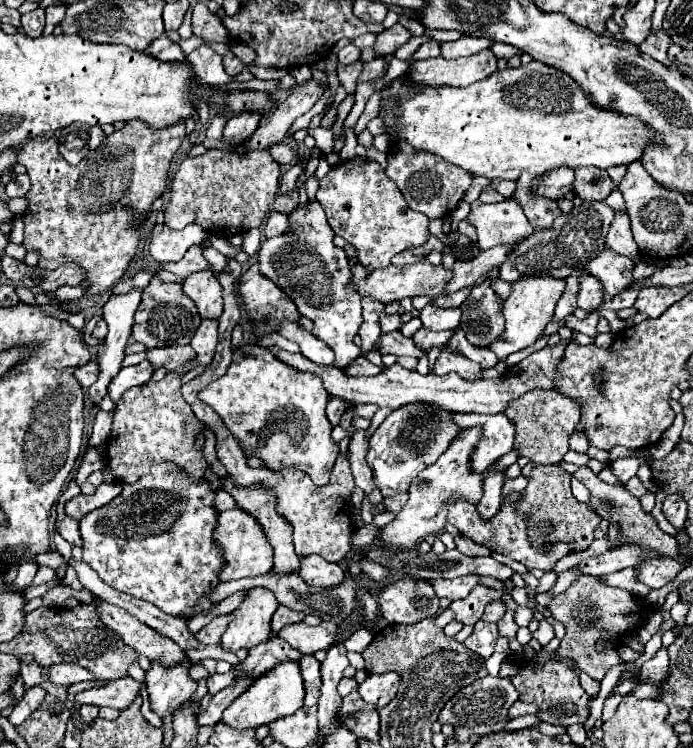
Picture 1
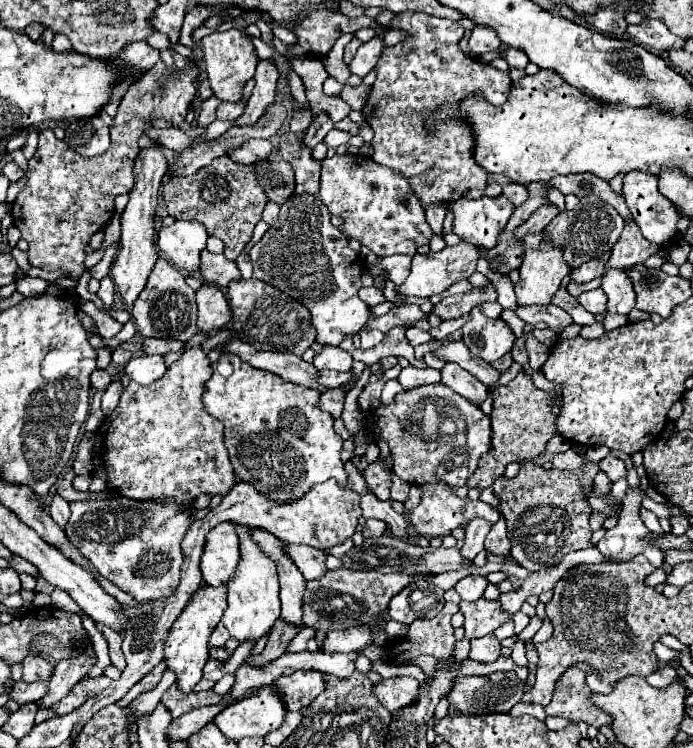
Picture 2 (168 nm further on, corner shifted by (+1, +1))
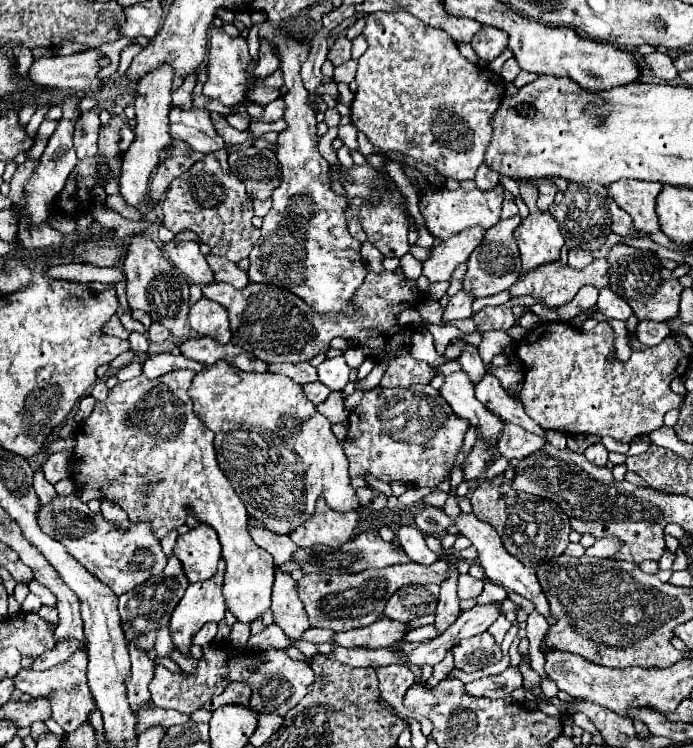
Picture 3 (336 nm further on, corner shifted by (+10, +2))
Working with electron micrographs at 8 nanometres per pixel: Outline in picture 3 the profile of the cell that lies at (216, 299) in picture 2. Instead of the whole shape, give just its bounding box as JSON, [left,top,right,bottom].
[189,297,231,343]

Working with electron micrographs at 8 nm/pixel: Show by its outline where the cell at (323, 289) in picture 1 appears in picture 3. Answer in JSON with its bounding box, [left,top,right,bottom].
[247,33,367,315]

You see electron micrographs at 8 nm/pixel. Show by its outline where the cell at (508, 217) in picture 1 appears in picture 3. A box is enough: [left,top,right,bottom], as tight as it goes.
[419,187,503,239]

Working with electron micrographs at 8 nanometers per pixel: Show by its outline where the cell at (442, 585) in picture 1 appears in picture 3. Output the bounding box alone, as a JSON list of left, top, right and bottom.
[457,573,485,599]

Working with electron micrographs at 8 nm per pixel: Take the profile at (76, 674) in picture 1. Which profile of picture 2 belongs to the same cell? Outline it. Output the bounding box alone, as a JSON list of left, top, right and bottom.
[22,656,54,682]

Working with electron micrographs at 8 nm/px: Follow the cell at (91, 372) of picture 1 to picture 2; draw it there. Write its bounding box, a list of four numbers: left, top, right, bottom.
[92,370,112,390]

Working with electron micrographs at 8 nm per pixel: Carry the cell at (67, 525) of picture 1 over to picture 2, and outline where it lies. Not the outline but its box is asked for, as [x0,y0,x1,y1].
[50,494,70,528]

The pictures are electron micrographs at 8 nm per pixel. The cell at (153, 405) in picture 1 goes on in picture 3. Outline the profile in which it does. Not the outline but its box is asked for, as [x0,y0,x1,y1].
[69,369,275,623]

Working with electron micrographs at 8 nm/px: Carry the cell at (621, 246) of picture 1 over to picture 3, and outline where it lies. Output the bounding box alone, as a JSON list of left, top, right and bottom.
[569,249,593,269]

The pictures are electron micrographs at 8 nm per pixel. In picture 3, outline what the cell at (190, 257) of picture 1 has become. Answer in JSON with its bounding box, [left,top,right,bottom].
[207,255,249,289]

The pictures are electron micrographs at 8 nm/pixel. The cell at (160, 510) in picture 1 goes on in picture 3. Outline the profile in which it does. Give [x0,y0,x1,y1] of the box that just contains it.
[39,495,167,595]

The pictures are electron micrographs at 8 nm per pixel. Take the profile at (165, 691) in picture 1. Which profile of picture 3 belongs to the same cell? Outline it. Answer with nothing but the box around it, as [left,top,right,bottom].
[169,563,225,657]

